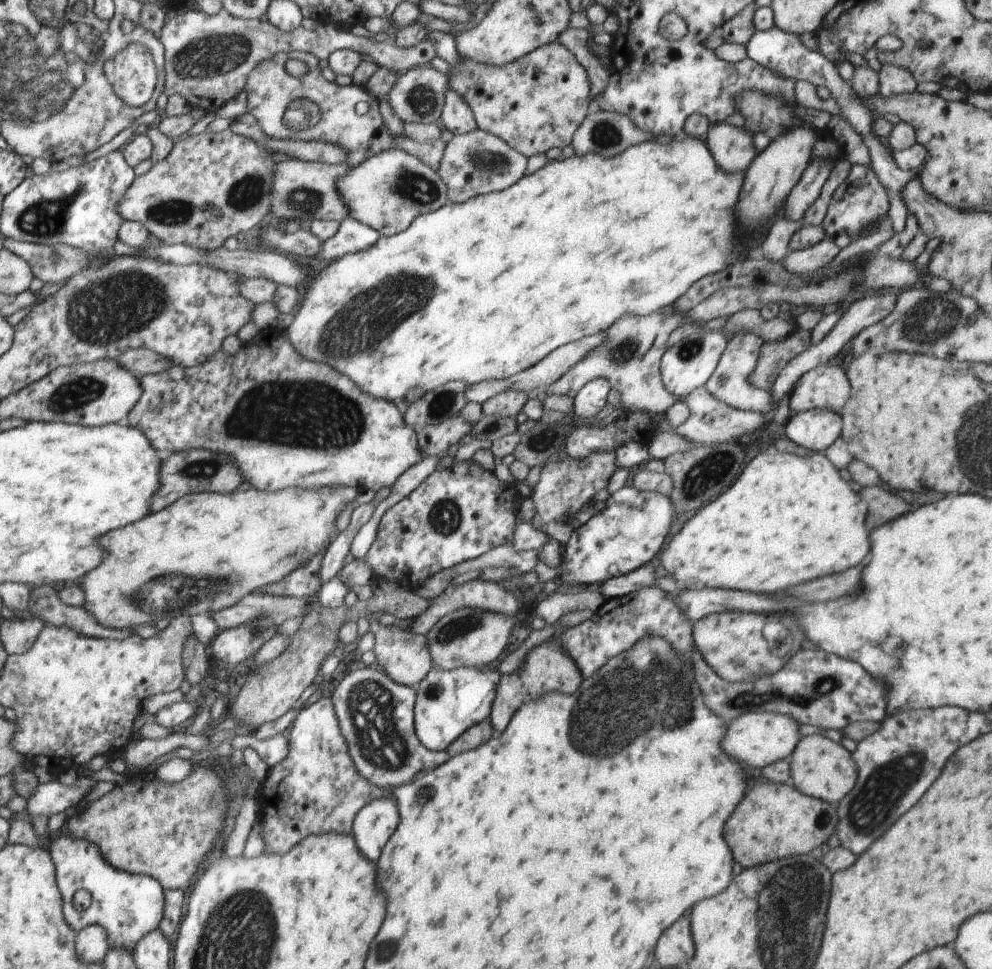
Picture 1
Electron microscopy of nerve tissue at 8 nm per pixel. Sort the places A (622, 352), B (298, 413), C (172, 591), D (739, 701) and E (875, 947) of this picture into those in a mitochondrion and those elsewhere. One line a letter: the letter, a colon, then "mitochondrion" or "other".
A: mitochondrion
B: mitochondrion
C: mitochondrion
D: mitochondrion
E: other

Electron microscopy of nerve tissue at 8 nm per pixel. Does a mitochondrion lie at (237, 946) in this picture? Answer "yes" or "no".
yes

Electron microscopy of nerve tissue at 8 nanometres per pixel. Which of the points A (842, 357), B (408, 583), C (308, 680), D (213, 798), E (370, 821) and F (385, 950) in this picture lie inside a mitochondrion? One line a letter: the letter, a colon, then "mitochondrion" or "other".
A: other
B: other
C: other
D: mitochondrion
E: other
F: mitochondrion

